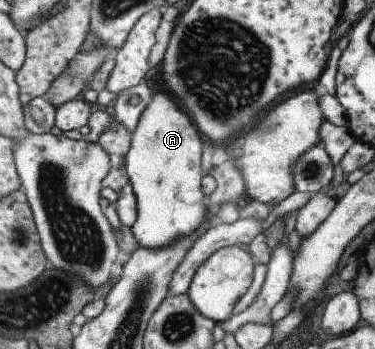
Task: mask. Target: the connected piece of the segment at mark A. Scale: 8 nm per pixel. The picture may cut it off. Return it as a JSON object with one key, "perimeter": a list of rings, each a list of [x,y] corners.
{"perimeter":[[[164,91],[153,95],[153,100],[141,115],[132,134],[131,149],[125,161],[125,168],[131,179],[130,185],[134,188],[139,207],[139,216],[132,229],[140,246],[161,248],[182,236],[190,235],[205,222],[207,211],[202,193],[204,141],[200,131],[194,127],[192,119],[174,103],[174,95]]]}

